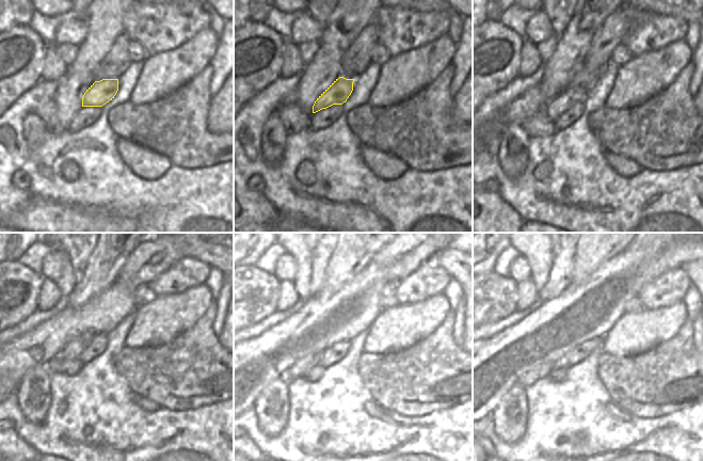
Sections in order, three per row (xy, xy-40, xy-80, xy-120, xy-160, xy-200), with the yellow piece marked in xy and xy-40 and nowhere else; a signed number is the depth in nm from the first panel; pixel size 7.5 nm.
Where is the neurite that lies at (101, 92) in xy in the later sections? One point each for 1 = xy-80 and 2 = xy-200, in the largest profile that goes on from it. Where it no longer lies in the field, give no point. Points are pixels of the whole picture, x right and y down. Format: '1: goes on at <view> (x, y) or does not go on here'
1: goes on at xy-80 (553, 110)
2: goes on at xy-200 (541, 371)

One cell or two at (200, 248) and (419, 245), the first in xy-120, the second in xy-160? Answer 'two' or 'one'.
two

